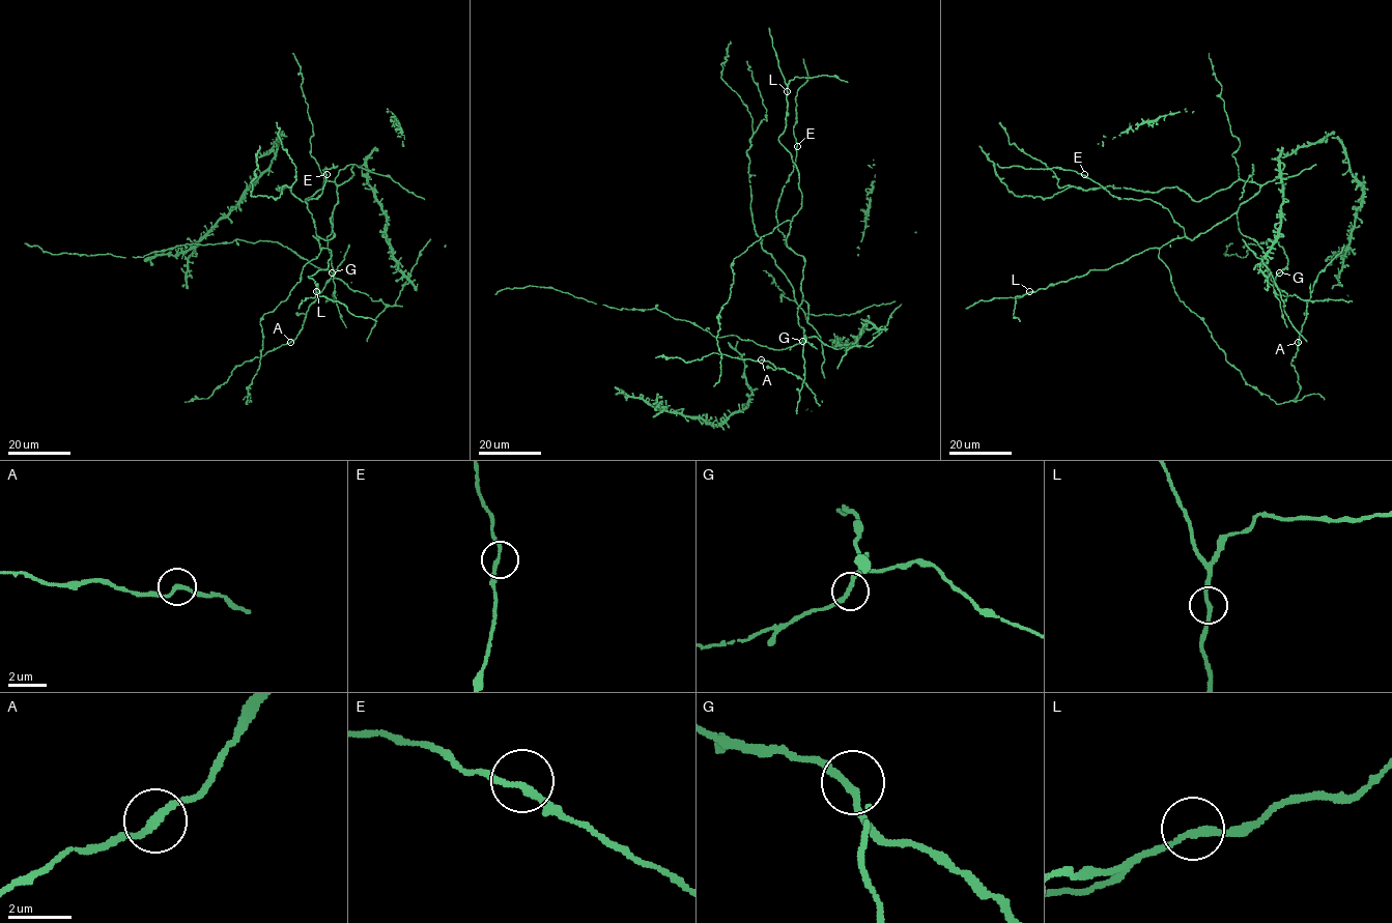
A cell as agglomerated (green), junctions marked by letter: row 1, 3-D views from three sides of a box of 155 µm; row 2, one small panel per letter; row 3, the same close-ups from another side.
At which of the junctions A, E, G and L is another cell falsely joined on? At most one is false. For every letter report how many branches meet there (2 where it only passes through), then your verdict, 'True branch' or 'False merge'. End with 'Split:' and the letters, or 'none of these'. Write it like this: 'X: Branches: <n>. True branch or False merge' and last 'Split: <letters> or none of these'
A: Branches: 2. True branch
E: Branches: 2. True branch
G: Branches: 2. True branch
L: Branches: 2. True branch
Split: none of these

